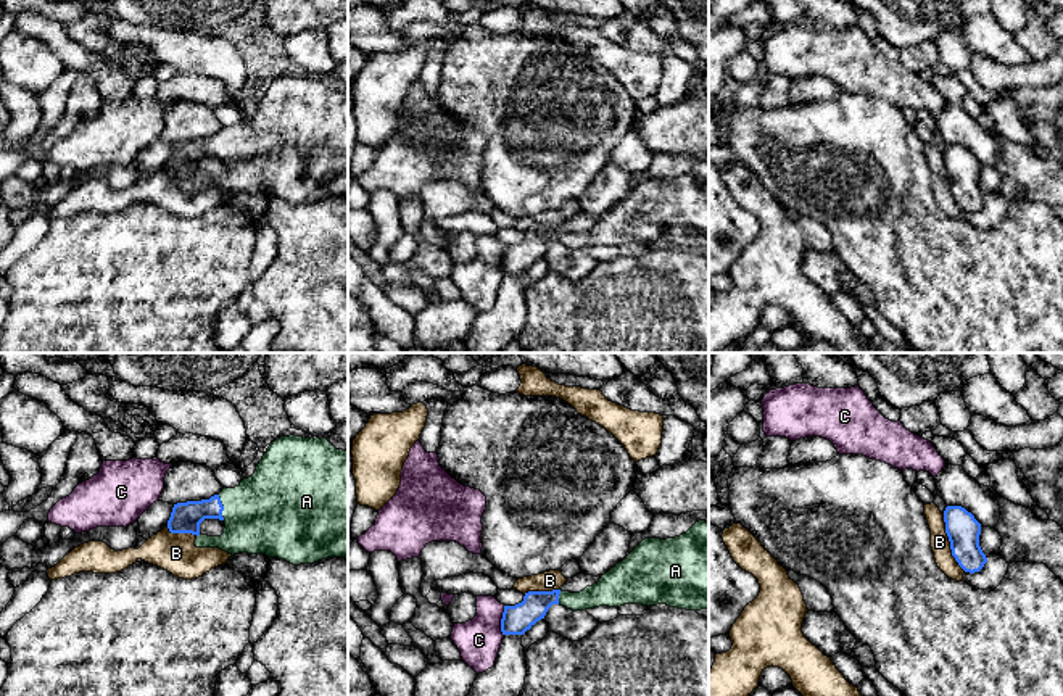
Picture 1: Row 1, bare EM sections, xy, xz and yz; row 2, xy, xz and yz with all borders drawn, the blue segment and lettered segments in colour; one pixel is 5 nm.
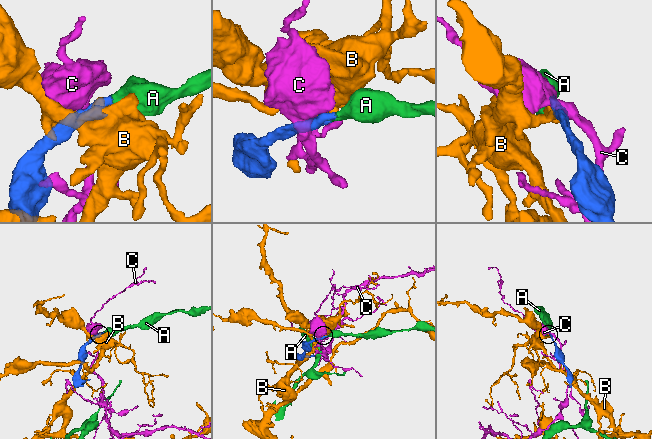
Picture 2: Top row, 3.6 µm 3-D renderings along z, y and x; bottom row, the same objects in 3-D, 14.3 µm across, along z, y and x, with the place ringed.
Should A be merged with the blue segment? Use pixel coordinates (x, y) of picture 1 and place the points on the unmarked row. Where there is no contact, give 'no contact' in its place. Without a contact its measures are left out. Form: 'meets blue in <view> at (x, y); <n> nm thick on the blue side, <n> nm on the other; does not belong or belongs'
meets blue in xy at (223, 147); 160 nm thick on the blue side, 420 nm on the other; belongs

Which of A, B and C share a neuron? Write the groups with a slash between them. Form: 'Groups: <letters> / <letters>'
Groups: A / B / C

